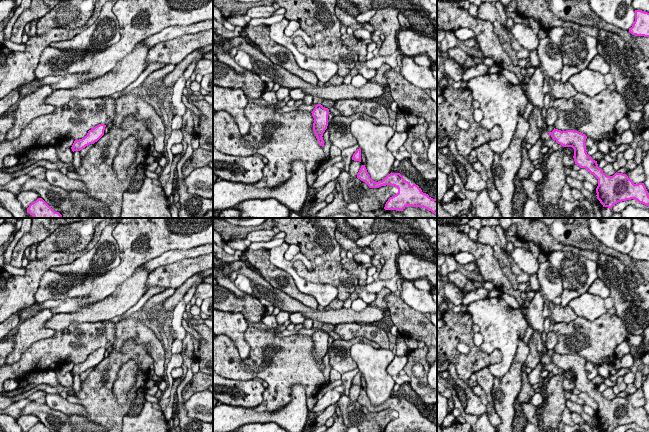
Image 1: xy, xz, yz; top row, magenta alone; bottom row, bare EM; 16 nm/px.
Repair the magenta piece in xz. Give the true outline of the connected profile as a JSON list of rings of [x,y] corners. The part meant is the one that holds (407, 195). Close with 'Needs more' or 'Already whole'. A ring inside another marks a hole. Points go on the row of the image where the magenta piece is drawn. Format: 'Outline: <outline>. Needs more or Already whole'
Outline: [[[362,165],[357,178],[365,182],[370,188],[391,185],[398,188],[398,193],[388,199],[385,210],[402,211],[407,206],[423,207],[437,215],[437,199],[423,193],[421,188],[406,181],[400,173],[390,173],[382,181],[375,182],[370,178],[365,165]]]. Already whole

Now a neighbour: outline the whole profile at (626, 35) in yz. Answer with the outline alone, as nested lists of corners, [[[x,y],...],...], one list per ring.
[[[610,25],[612,26],[612,29],[610,30],[611,32],[619,35],[621,39],[624,39],[633,48],[640,49],[643,52],[643,54],[649,58],[649,37],[633,36],[629,32],[628,25]]]

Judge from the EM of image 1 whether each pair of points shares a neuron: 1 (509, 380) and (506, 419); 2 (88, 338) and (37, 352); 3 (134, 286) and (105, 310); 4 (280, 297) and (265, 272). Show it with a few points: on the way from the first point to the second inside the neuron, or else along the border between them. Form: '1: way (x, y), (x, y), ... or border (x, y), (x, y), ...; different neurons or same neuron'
1: way (506, 390), (506, 409); same neuron
2: way (75, 344), (50, 352); same neuron
3: way (127, 293), (112, 306); same neuron
4: border (258, 272), (274, 287), (296, 299); different neurons

